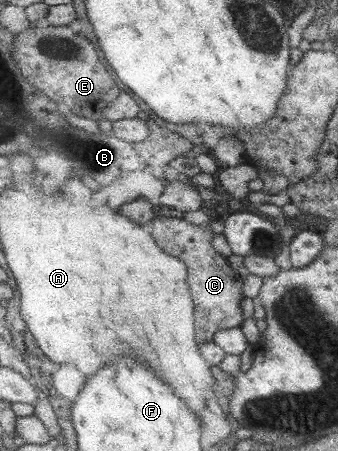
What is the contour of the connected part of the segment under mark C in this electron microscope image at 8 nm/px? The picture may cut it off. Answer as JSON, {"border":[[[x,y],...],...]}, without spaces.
{"border":[[[157,209],[157,216],[155,216],[151,223],[149,223],[148,228],[150,228],[150,232],[155,235],[155,241],[159,241],[159,245],[163,247],[163,250],[166,250],[167,253],[171,254],[173,257],[178,257],[181,261],[185,261],[188,267],[188,281],[191,285],[192,294],[195,298],[195,307],[196,307],[196,336],[198,337],[198,343],[199,345],[208,344],[214,341],[215,334],[218,331],[221,331],[223,329],[231,329],[234,327],[241,326],[241,323],[243,323],[243,311],[241,311],[241,299],[243,299],[243,279],[231,269],[231,265],[229,265],[229,261],[227,261],[227,257],[225,257],[223,254],[219,253],[218,250],[215,249],[214,246],[214,237],[216,236],[215,233],[213,233],[213,227],[211,227],[210,222],[200,224],[200,225],[194,225],[193,223],[189,223],[186,220],[183,220],[183,218],[175,218],[175,217],[160,217],[158,216],[158,209]]]}

